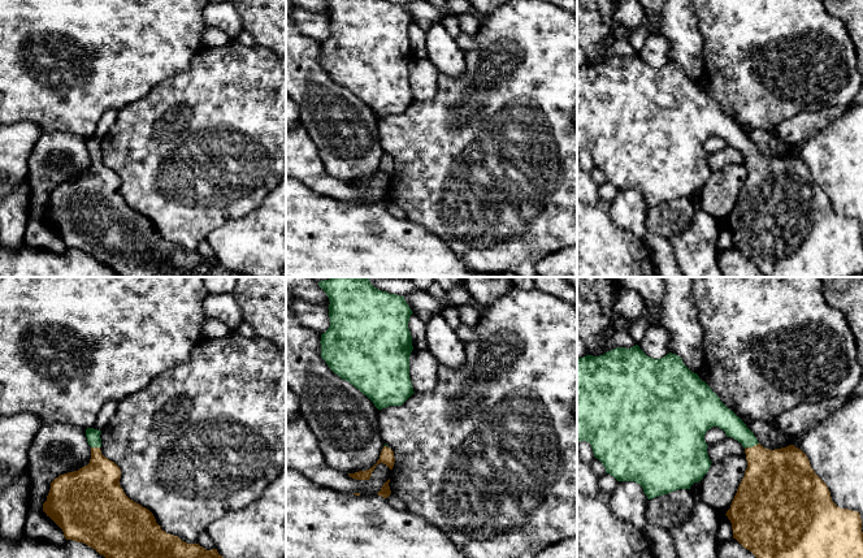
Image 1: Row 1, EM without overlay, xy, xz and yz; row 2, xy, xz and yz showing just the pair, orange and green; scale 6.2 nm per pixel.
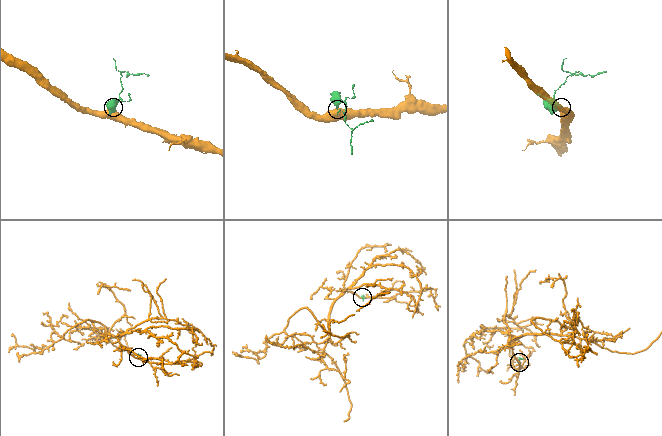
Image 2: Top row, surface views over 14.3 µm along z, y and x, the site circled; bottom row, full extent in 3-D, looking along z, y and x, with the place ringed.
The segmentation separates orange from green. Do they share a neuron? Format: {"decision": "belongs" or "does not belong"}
{"decision": "belongs"}

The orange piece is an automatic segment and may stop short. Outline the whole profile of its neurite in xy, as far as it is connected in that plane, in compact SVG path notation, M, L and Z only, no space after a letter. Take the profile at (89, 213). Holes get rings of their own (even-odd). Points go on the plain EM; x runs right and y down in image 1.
M86 138L87 151L91 155L90 172L78 179L56 186L51 191L47 209L43 212L43 220L62 238L66 248L88 254L120 277L250 277L225 268L218 263L217 258L207 259L199 252L187 252L178 245L162 239L148 217L125 203L120 194L120 176L101 163L100 143L101 139Z

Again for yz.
M638 53L626 57L616 56L603 64L586 64L577 66L577 150L586 150L591 153L594 165L602 170L606 181L613 185L617 190L634 190L643 196L649 208L672 202L678 198L690 198L694 191L698 191L708 181L711 169L707 163L707 152L704 143L712 135L719 135L727 143L742 152L745 156L747 177L745 185L737 198L727 225L732 232L733 247L736 247L745 258L750 259L764 277L858 277L863 273L863 241L862 228L858 220L838 216L831 206L827 193L811 177L807 164L794 153L769 159L763 156L754 142L746 135L732 118L729 118L712 100L712 98L691 81L676 62L667 62L660 68L647 65Z

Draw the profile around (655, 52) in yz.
M650 34L638 55L647 65L660 68L669 62L669 51L668 39L662 34Z

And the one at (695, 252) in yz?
M702 207L694 211L690 225L668 238L684 277L723 277L717 260L721 224Z

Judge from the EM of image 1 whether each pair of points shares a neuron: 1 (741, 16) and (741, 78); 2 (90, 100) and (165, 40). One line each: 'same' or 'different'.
1: same
2: same

